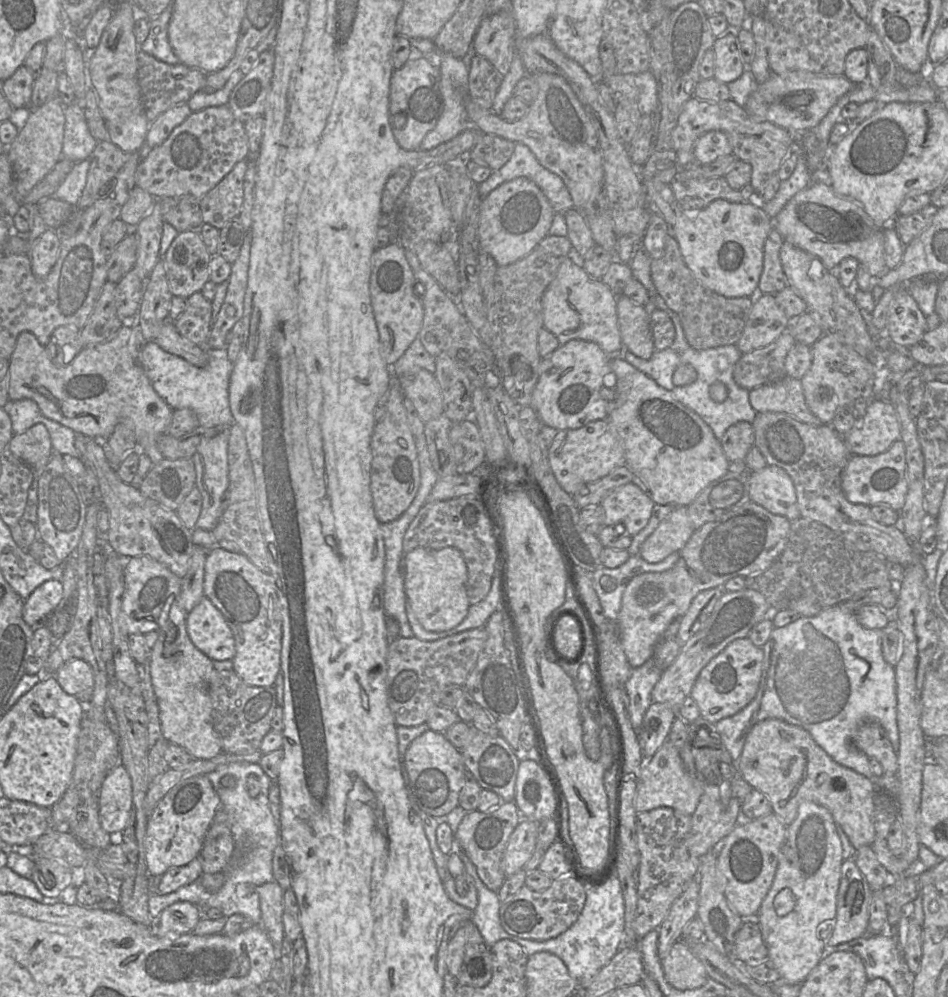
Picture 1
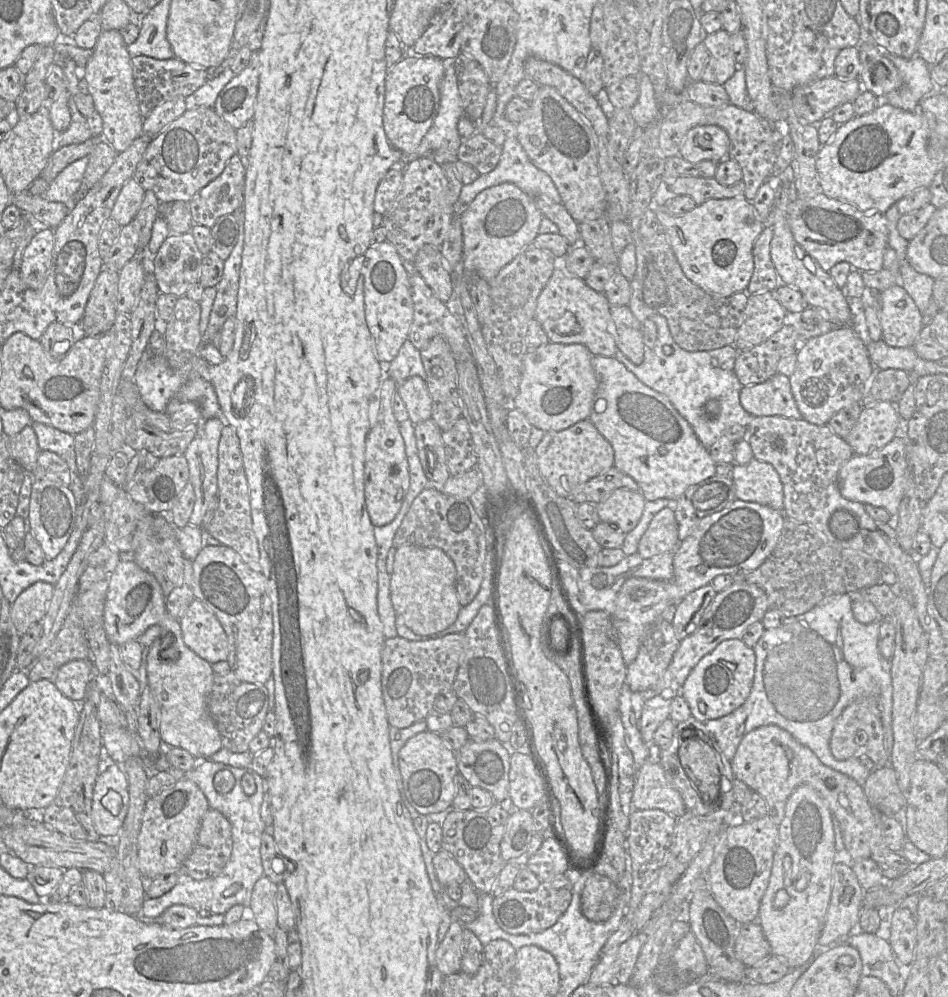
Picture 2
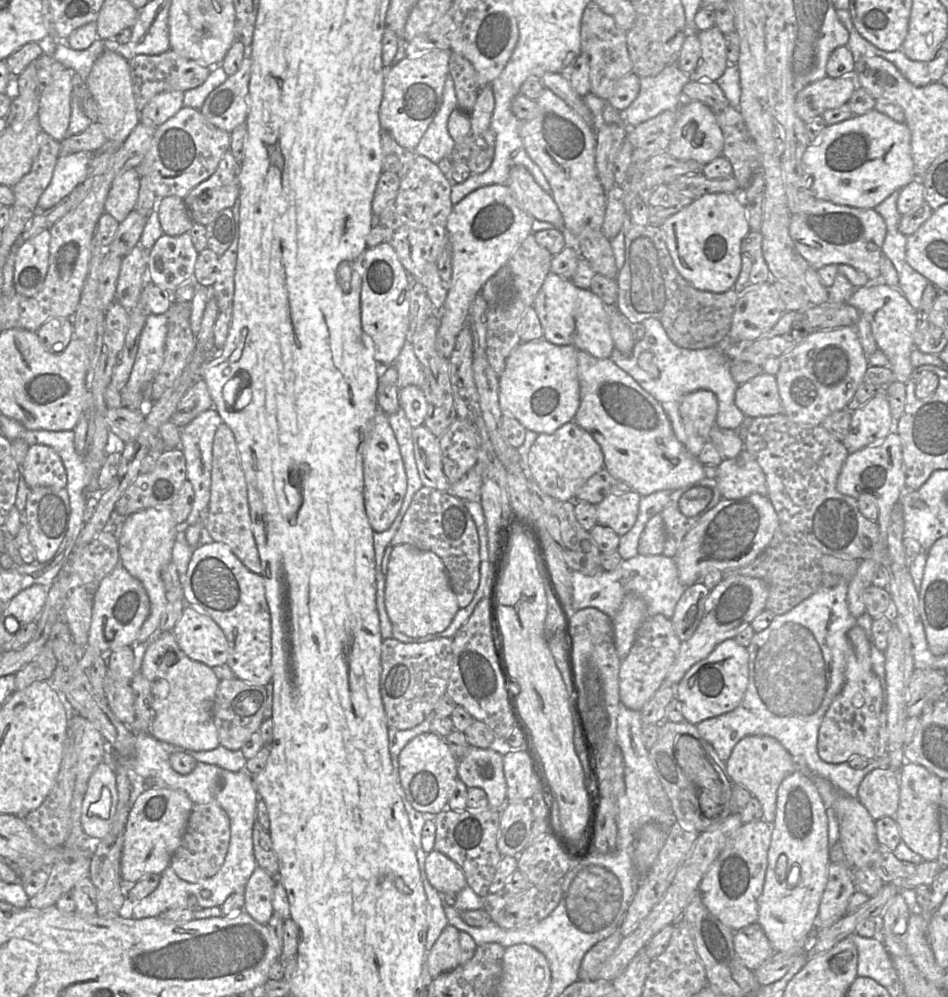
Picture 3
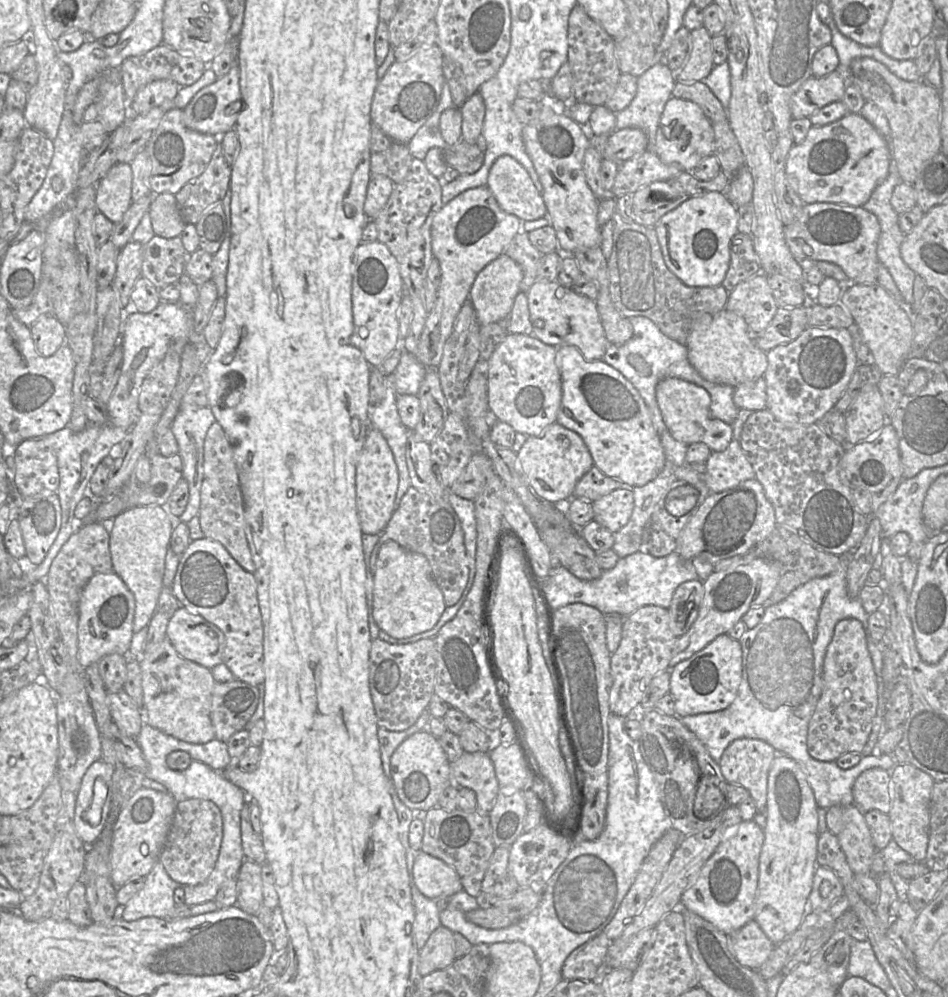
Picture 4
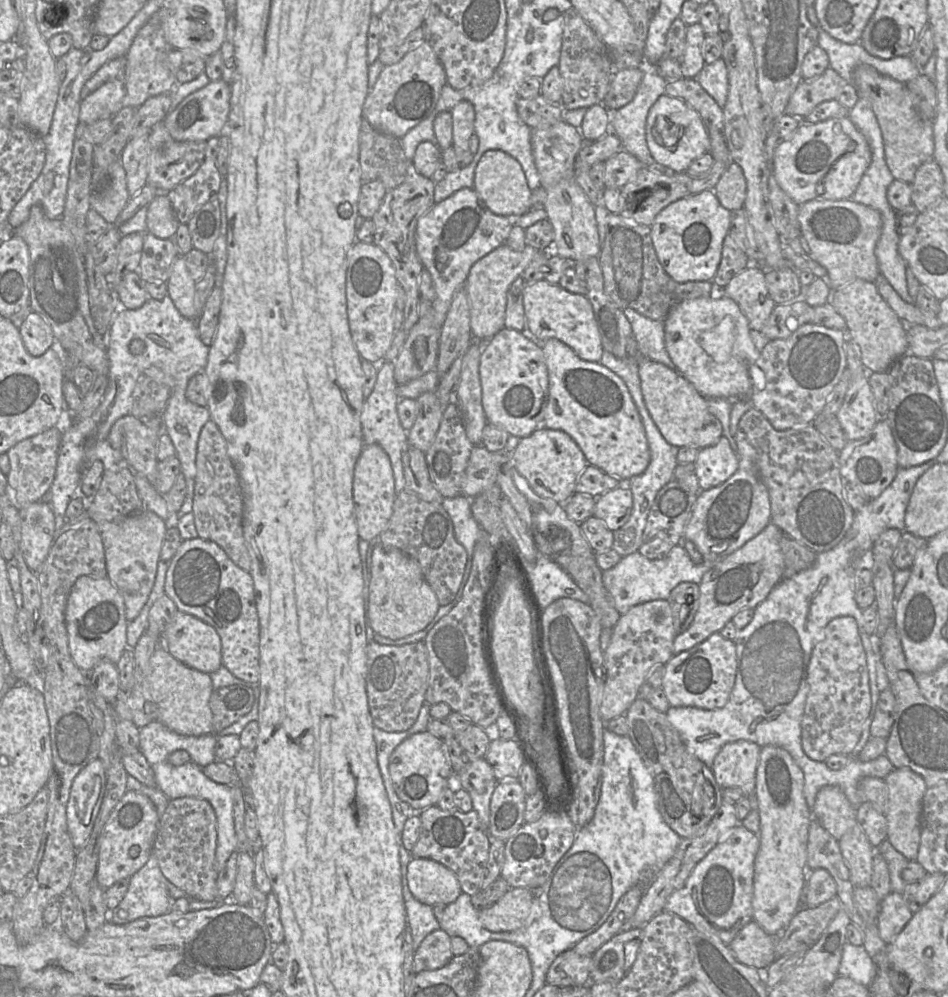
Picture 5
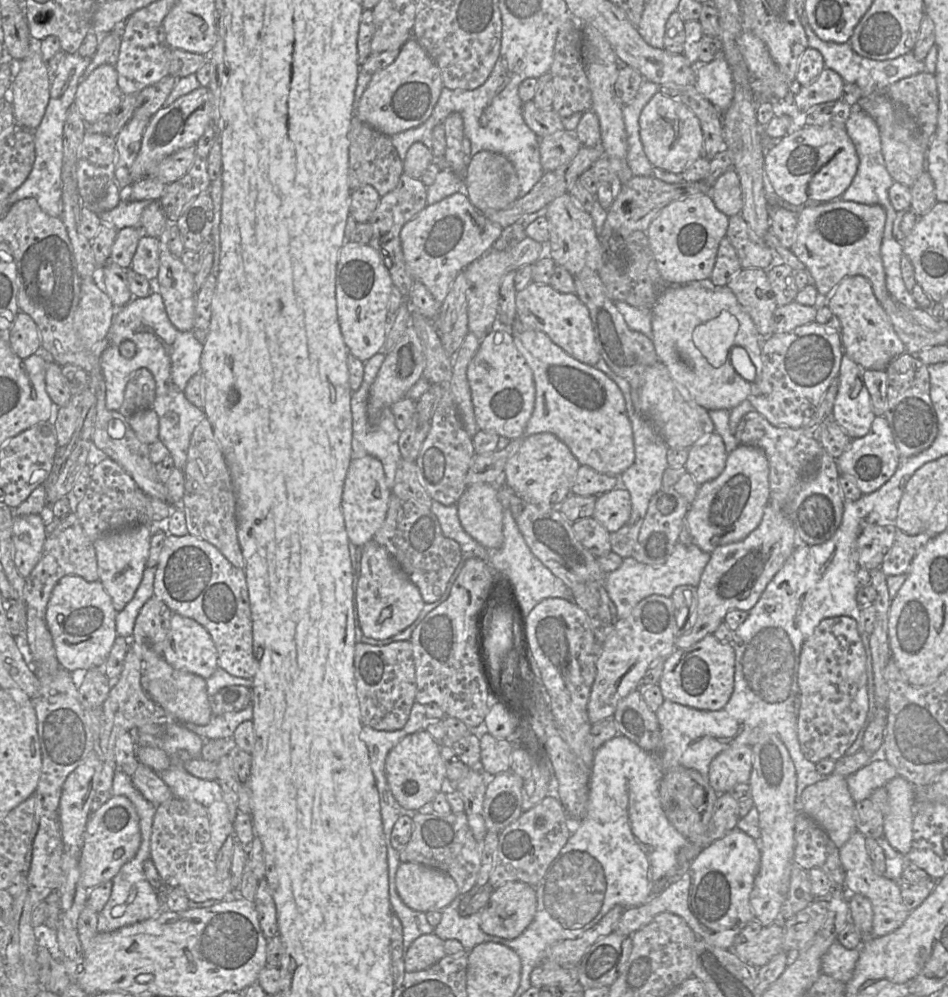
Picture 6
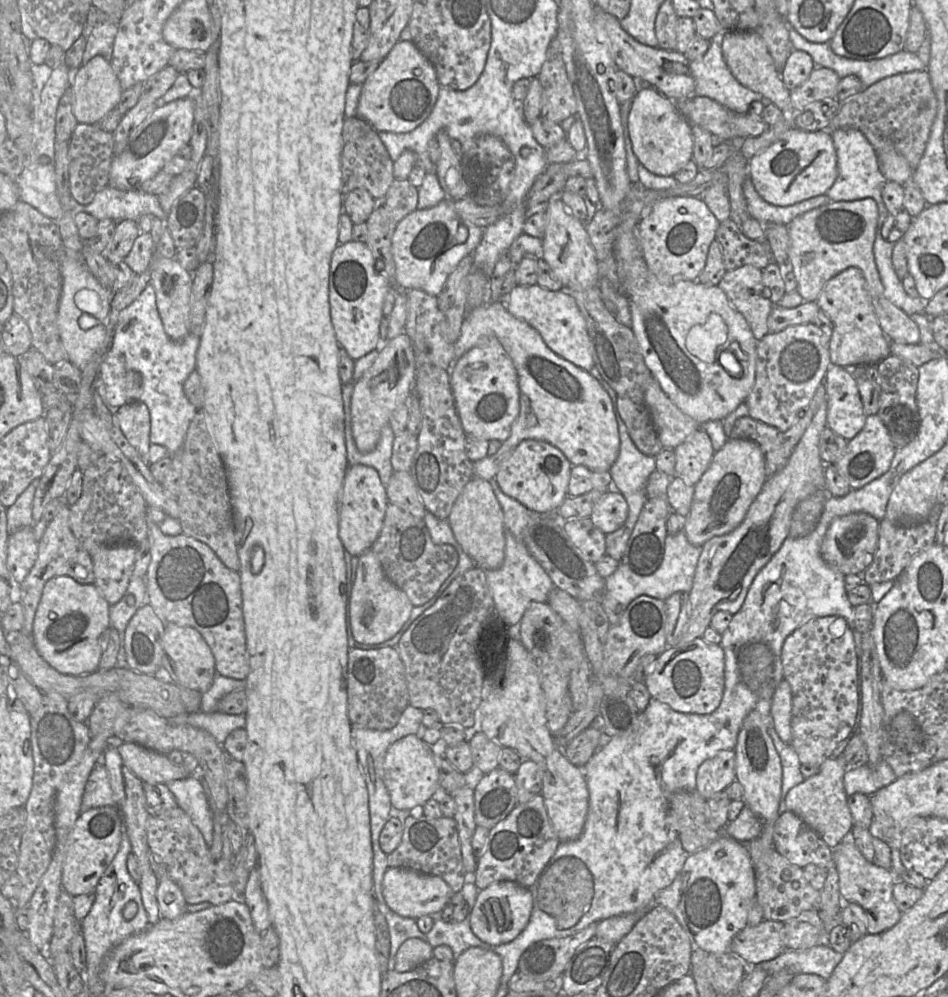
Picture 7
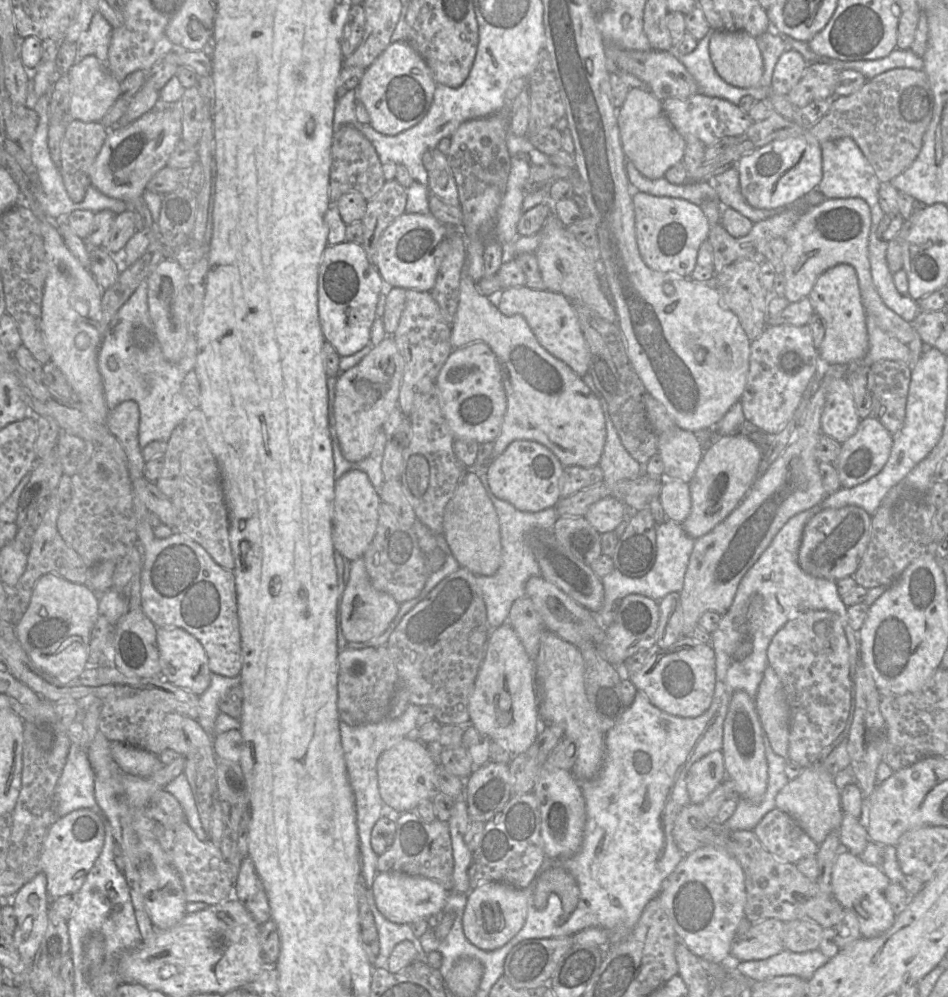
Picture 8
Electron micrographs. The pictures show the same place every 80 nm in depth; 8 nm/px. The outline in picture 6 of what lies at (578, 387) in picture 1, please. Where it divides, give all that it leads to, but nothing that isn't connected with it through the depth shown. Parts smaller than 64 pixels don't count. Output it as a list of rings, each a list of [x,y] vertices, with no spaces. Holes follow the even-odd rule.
[[[494,330],[481,340],[475,356],[467,367],[474,415],[480,431],[491,432],[509,440],[523,436],[535,405],[533,372],[516,346],[512,330]]]

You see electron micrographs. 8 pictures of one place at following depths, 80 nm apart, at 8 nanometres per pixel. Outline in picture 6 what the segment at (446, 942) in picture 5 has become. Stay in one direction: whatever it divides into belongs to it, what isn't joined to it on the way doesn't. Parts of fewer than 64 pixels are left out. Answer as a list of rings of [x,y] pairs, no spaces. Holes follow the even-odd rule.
[[[434,933],[421,935],[405,951],[404,968],[406,972],[421,971],[445,956],[444,940]]]

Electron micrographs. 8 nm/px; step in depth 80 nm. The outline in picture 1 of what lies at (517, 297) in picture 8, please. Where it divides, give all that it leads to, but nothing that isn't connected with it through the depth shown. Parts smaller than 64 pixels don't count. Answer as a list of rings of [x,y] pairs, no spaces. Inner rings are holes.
[[[566,257],[562,260],[554,279],[546,288],[541,299],[543,328],[565,344],[572,340],[586,340],[597,344],[609,357],[618,357],[622,341],[617,320],[617,296],[601,279],[591,278],[585,270]]]

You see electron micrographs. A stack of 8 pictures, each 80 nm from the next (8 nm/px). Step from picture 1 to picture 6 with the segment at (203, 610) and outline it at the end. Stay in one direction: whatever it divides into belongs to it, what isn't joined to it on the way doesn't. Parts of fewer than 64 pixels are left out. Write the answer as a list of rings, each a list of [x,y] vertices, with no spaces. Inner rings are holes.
[[[173,614],[163,658],[174,669],[207,680],[218,668],[217,650],[209,632],[197,621]]]

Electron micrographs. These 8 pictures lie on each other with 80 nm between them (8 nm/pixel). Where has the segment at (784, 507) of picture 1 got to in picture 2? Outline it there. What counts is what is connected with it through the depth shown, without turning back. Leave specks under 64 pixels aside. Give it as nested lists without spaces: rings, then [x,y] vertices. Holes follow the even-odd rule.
[[[753,458],[747,464],[734,464],[731,478],[736,500],[756,502],[783,510],[783,485],[775,468]]]

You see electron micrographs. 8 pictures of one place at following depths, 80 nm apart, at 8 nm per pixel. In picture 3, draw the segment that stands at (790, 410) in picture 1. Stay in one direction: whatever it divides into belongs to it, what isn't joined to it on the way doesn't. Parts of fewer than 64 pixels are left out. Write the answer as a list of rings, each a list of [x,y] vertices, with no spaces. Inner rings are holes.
[[[761,373],[738,385],[734,400],[750,418],[783,414],[776,376],[772,374]]]

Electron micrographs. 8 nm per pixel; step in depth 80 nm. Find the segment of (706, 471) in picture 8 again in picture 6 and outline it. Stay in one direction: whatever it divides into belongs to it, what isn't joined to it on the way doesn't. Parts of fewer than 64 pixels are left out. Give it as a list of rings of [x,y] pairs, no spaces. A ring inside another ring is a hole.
[[[738,445],[728,453],[723,472],[715,479],[699,486],[690,505],[684,526],[693,544],[706,553],[717,547],[739,542],[754,531],[769,504],[769,464],[764,452],[758,448]]]

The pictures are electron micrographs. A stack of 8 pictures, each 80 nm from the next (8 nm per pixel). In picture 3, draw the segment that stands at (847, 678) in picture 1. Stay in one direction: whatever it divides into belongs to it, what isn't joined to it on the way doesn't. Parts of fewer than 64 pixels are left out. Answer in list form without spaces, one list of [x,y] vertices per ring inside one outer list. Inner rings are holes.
[[[847,584],[816,592],[789,612],[775,615],[771,624],[763,631],[755,633],[746,647],[749,653],[749,683],[742,702],[730,712],[696,724],[700,735],[713,746],[719,758],[725,762],[742,738],[751,735],[771,736],[777,739],[800,765],[805,765],[811,772],[828,779],[843,793],[856,797],[857,789],[866,774],[875,768],[890,767],[887,756],[889,731],[885,698],[880,709],[882,715],[880,717],[878,757],[869,760],[865,768],[854,769],[847,762],[839,764],[824,762],[818,755],[818,734],[827,710],[844,684],[847,661],[851,655],[847,633],[852,627],[860,626],[871,642],[874,618],[877,617],[871,617],[867,612],[857,618],[850,613],[847,605]]]

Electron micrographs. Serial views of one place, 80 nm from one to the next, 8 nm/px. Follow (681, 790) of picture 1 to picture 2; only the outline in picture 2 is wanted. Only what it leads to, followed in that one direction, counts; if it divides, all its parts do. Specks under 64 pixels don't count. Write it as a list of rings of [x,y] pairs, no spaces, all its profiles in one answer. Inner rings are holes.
[[[649,744],[650,758],[639,769],[633,789],[635,810],[659,809],[675,817],[687,813],[680,793],[671,787],[659,763],[660,747]]]

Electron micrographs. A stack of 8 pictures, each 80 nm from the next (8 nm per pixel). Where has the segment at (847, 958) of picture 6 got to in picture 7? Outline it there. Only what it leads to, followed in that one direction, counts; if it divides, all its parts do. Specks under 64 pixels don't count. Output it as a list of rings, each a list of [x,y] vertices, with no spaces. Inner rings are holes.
[[[826,942],[801,951],[785,949],[776,958],[752,965],[747,962],[746,973],[751,973],[755,968],[760,968],[773,975],[781,971],[796,974],[816,974],[827,980],[835,967],[839,964],[843,954],[834,951]]]

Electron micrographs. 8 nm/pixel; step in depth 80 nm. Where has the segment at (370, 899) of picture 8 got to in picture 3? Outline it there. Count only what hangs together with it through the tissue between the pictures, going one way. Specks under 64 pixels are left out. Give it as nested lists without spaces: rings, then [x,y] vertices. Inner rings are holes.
[[[416,848],[417,859],[421,871],[422,882],[427,896],[427,947],[433,946],[443,929],[448,925],[441,900],[441,893],[433,888],[428,882],[425,871],[425,858],[427,853],[422,848]]]

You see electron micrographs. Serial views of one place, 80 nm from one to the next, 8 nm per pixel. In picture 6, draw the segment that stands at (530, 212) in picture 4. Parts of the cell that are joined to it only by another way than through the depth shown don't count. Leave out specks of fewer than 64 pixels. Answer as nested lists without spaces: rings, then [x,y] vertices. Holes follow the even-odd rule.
[[[480,151],[471,156],[465,168],[465,187],[463,192],[471,204],[480,212],[502,210],[520,198],[516,170],[504,155],[491,151]]]

